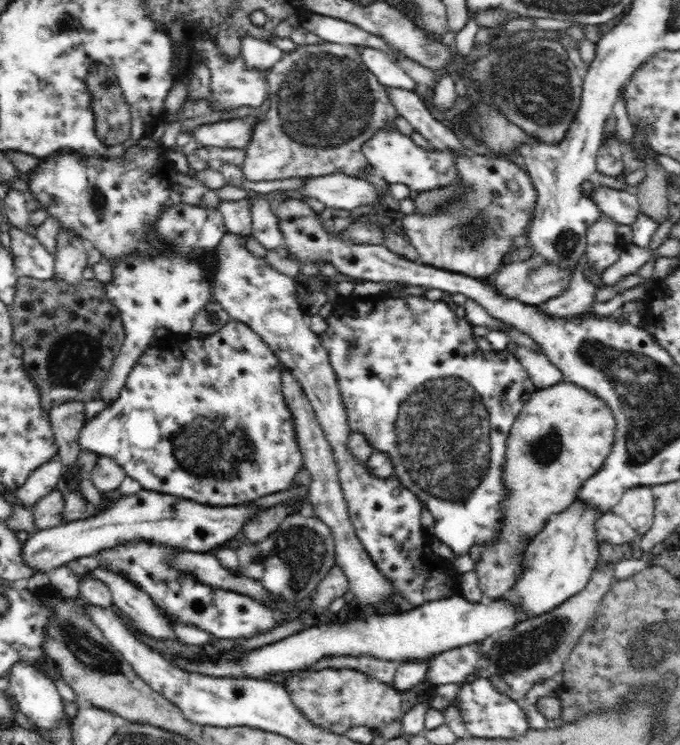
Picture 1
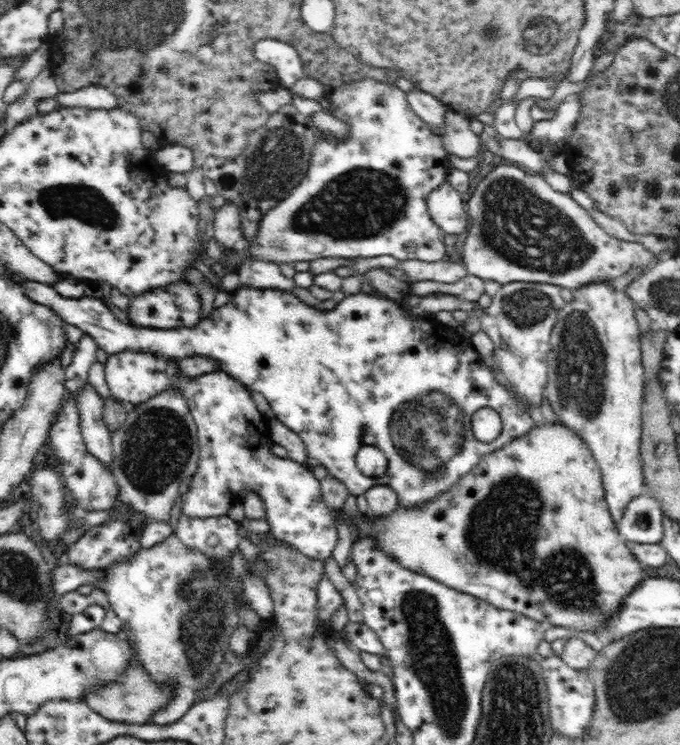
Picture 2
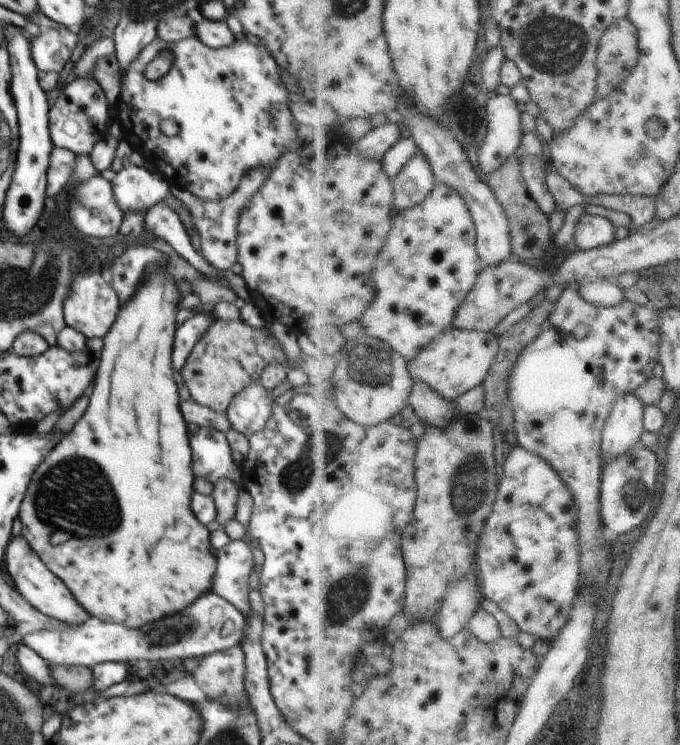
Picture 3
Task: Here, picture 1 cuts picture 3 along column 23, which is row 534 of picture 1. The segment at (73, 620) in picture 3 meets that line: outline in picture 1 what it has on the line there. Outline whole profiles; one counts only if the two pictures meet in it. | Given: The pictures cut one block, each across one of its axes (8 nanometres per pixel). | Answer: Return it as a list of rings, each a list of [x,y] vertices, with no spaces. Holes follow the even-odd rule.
[[[574,502],[554,520],[548,520],[534,536],[523,553],[523,571],[519,579],[501,596],[521,610],[521,620],[528,620],[554,610],[587,585],[590,575],[597,568],[600,538],[595,522],[602,514],[593,506]]]

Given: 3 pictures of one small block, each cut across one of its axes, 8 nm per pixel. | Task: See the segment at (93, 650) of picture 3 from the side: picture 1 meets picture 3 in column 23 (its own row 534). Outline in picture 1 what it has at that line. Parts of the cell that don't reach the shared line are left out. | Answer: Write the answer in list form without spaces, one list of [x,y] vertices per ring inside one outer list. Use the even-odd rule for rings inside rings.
[[[651,486],[629,488],[611,511],[624,518],[636,531],[636,538],[640,538],[650,530],[654,520],[655,500]]]

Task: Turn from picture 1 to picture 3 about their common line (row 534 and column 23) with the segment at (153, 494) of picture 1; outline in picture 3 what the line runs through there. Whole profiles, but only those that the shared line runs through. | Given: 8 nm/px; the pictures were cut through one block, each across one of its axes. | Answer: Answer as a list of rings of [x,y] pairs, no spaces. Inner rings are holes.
[[[10,23],[3,25],[11,64],[11,93],[14,97],[19,122],[19,148],[16,168],[12,175],[5,203],[2,207],[4,224],[16,237],[21,238],[36,225],[44,210],[47,170],[53,145],[49,131],[48,98],[39,83],[38,69],[31,55],[30,37],[24,30]]]

